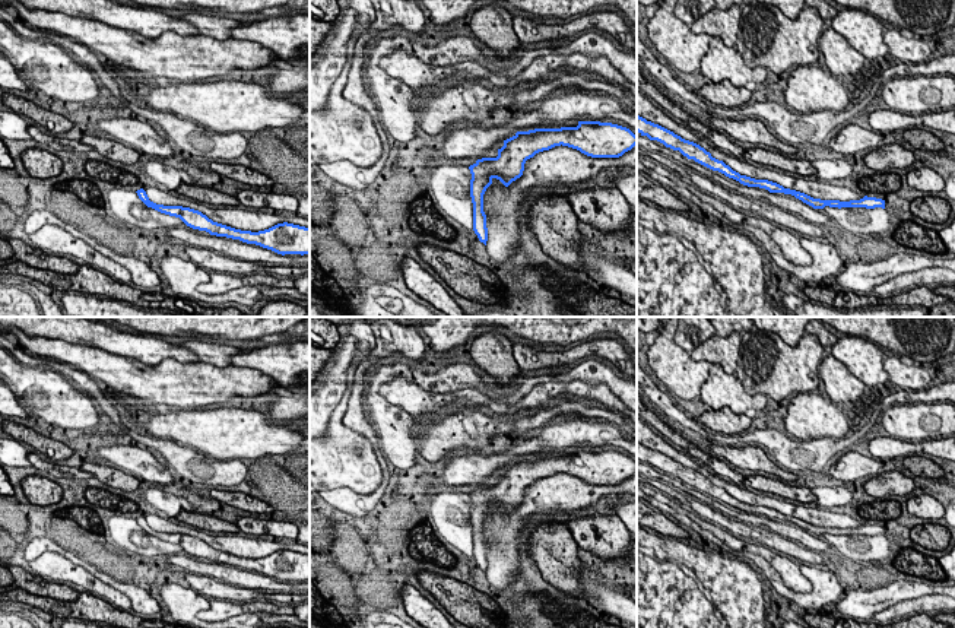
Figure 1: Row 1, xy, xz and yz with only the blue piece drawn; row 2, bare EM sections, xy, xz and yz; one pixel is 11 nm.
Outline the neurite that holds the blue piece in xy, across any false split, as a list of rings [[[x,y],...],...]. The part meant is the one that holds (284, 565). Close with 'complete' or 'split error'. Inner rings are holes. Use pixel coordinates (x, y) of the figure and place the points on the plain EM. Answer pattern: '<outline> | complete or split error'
[[[143,516],[137,517],[136,520],[147,535],[169,543],[180,545],[187,554],[193,556],[206,558],[216,564],[239,567],[247,571],[256,571],[282,583],[310,581],[310,555],[283,549],[258,559],[241,558],[213,549],[202,539],[190,535],[156,532],[149,527]]] | complete

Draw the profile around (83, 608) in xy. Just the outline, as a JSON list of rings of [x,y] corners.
[[[16,589],[13,597],[18,602],[42,609],[44,612],[63,619],[102,622],[115,628],[193,628],[156,621],[155,618],[142,619],[140,616],[131,615],[127,610],[120,610],[104,599],[85,591],[80,593],[74,602],[35,596],[22,589]]]

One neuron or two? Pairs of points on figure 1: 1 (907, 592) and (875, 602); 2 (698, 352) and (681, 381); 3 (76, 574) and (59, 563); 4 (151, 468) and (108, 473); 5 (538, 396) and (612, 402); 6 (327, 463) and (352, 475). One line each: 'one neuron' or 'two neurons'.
1: one neuron
2: two neurons
3: one neuron
4: two neurons
5: one neuron
6: one neuron

